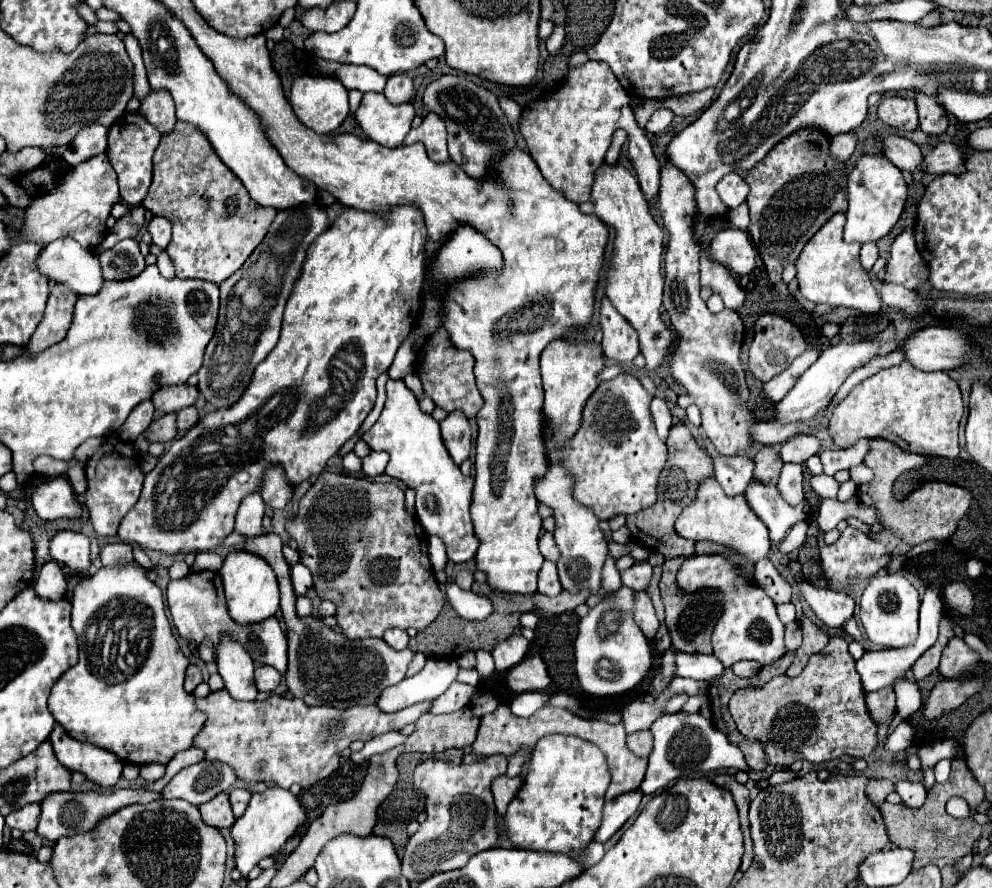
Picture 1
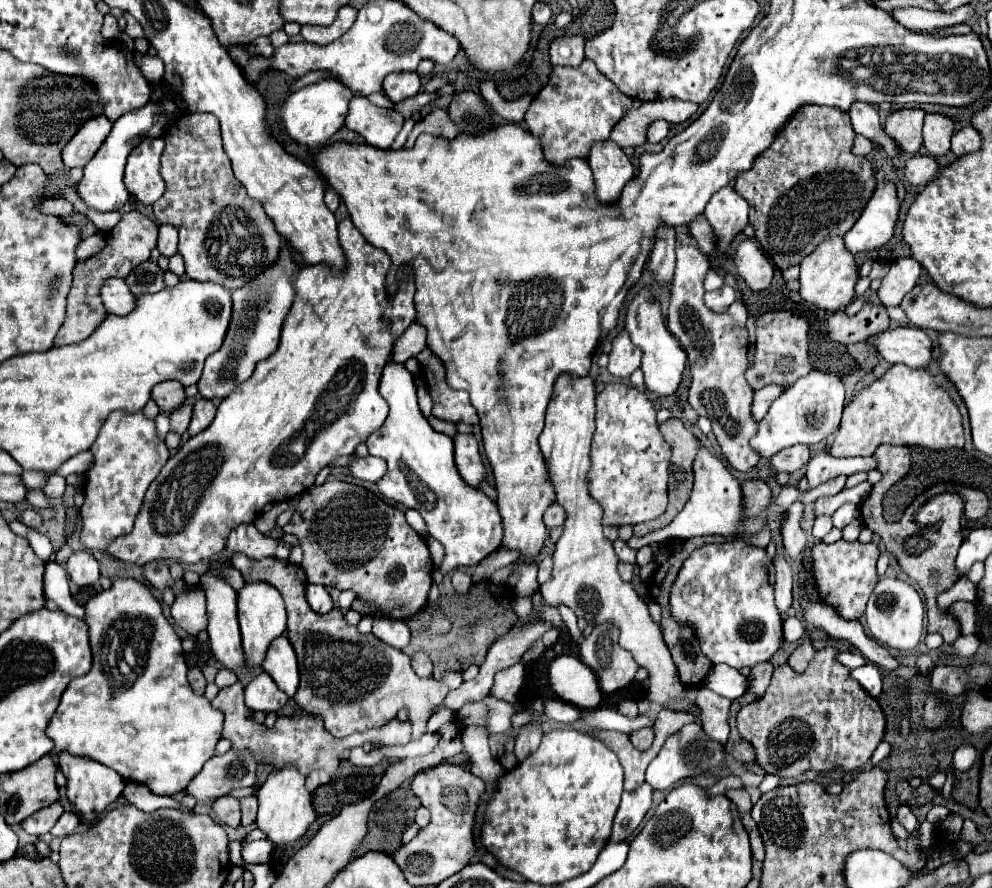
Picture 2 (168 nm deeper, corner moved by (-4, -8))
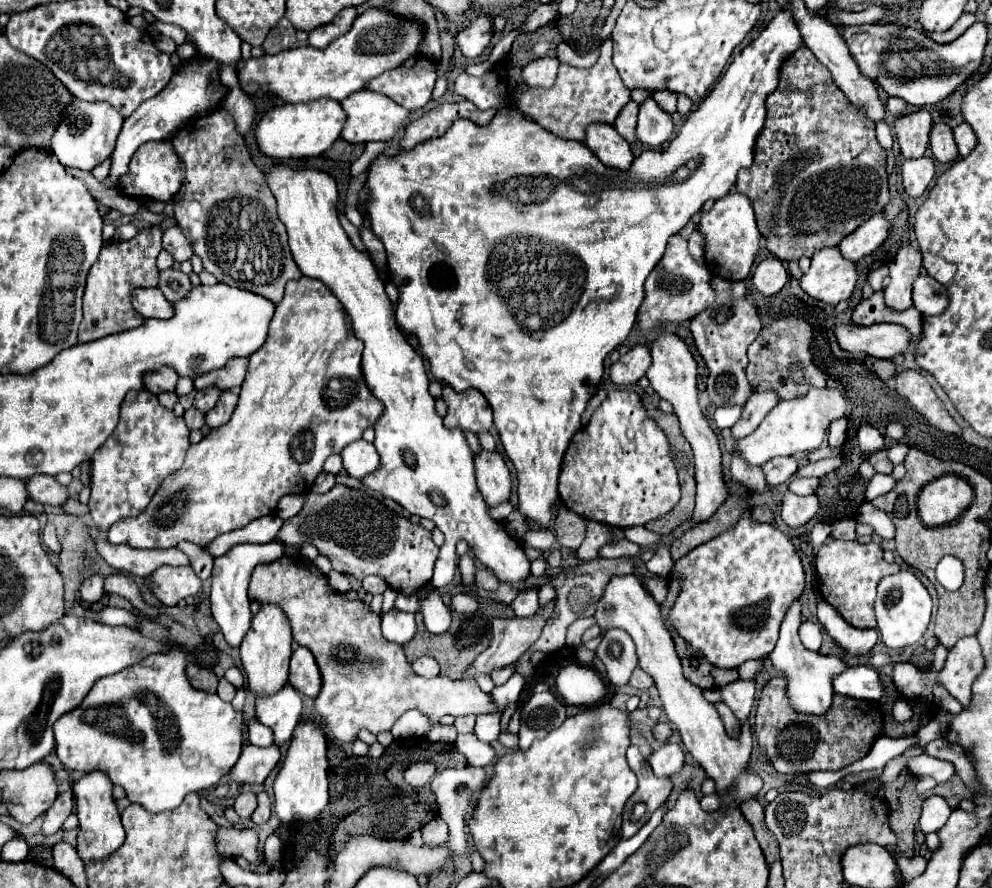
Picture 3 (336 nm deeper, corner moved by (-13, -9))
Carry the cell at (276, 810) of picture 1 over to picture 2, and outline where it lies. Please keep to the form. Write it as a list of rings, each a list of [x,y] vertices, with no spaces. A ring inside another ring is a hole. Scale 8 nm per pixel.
[[[295,770],[271,772],[267,782],[257,790],[257,798],[259,798],[259,812],[255,824],[259,830],[265,832],[267,840],[273,842],[275,846],[285,846],[289,842],[299,840],[317,816],[311,804],[311,794],[305,788],[305,778]]]

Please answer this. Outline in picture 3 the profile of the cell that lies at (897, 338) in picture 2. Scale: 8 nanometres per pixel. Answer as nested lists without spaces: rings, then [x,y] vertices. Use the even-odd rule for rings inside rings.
[[[852,321],[834,325],[836,339],[844,351],[862,353],[876,359],[890,359],[912,345],[910,333],[902,325],[874,323],[856,325]]]

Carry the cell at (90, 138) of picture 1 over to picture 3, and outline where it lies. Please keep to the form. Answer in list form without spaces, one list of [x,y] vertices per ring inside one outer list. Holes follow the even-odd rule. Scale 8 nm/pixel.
[[[72,97],[72,105],[64,109],[64,117],[56,127],[56,133],[52,135],[52,153],[64,167],[92,171],[96,165],[112,155],[112,149],[116,147],[116,137],[122,129],[122,121],[124,117],[120,117],[120,113],[116,113],[116,109],[112,109],[112,105],[104,101],[86,103]]]

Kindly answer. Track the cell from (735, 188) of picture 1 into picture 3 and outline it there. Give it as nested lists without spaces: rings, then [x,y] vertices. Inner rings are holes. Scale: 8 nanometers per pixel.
[[[736,191],[724,195],[722,199],[718,199],[710,211],[702,213],[700,223],[698,223],[698,231],[704,237],[704,257],[706,257],[706,265],[714,275],[720,275],[722,279],[728,281],[742,281],[748,277],[754,259],[760,251],[760,231],[756,227],[756,217],[754,217],[754,209],[752,203],[746,195],[740,195]]]

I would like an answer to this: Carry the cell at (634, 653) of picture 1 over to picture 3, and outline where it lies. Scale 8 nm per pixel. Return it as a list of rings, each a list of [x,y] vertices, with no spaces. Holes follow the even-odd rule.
[[[608,629],[596,649],[598,659],[604,663],[610,681],[620,687],[626,685],[634,667],[638,665],[636,647],[632,637],[622,629]]]

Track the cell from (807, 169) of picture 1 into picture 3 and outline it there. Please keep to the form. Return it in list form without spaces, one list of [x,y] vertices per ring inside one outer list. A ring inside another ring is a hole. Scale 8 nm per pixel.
[[[804,45],[784,61],[780,67],[780,83],[766,97],[766,121],[756,139],[754,163],[748,169],[740,169],[736,179],[736,191],[752,201],[758,229],[768,241],[768,251],[780,261],[798,261],[804,255],[812,257],[822,247],[834,247],[872,215],[884,211],[890,201],[886,151],[876,141],[874,127],[876,123],[868,121],[844,97],[828,69]]]

